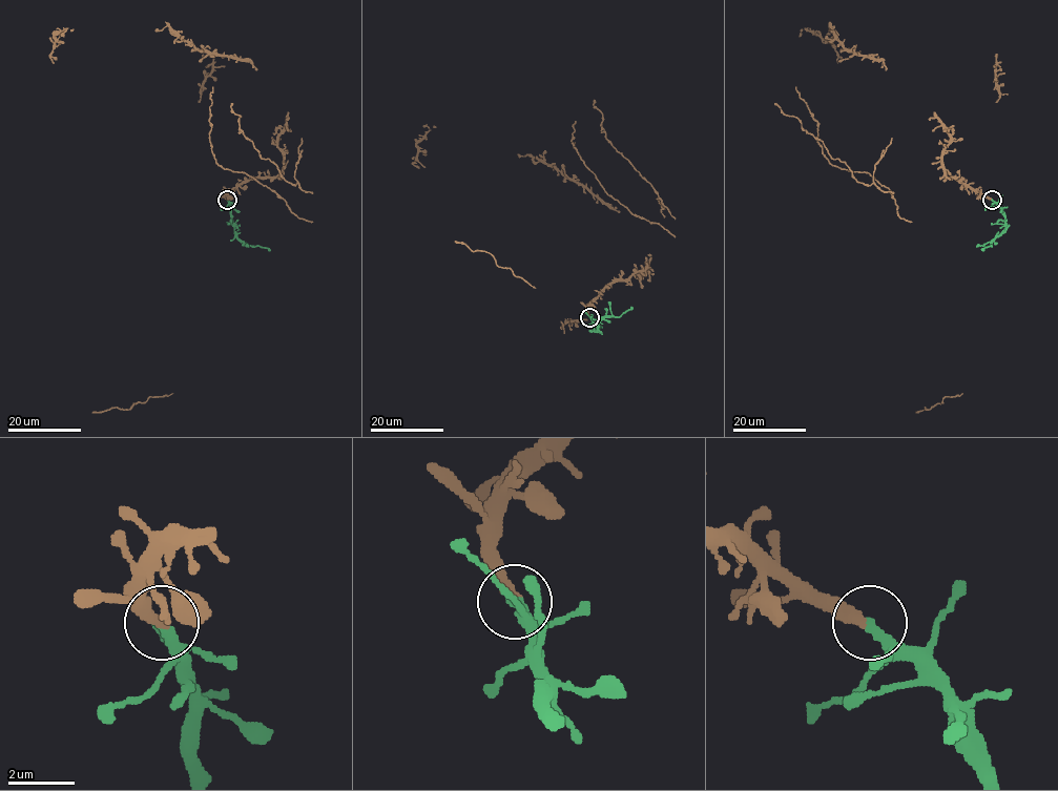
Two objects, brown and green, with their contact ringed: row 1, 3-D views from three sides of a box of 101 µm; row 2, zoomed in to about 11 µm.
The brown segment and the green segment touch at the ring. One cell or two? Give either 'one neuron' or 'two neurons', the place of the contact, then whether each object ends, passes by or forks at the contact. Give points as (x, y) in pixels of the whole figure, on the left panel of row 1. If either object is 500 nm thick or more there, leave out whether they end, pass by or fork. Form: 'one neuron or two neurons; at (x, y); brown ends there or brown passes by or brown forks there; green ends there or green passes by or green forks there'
one neuron; at (227, 200); brown ends there; green ends there

